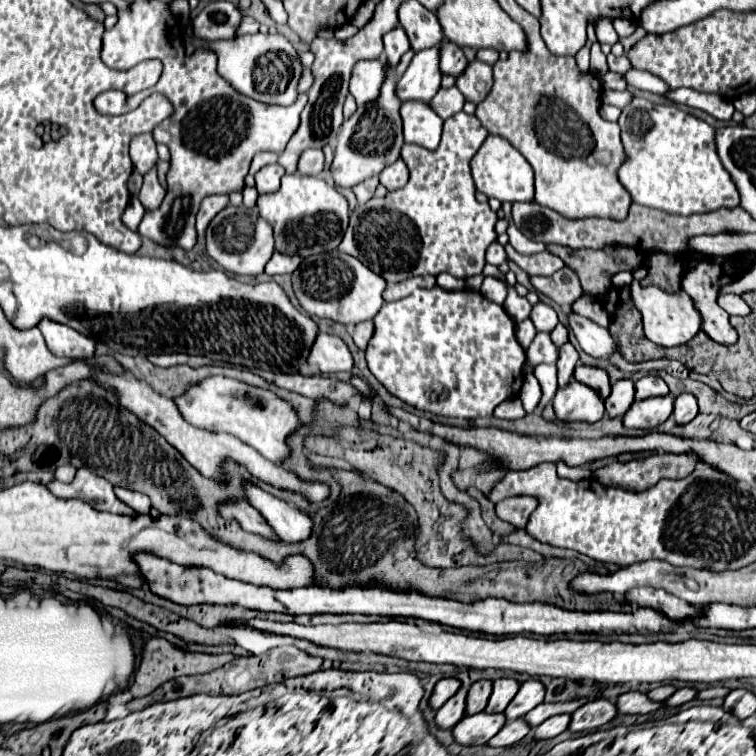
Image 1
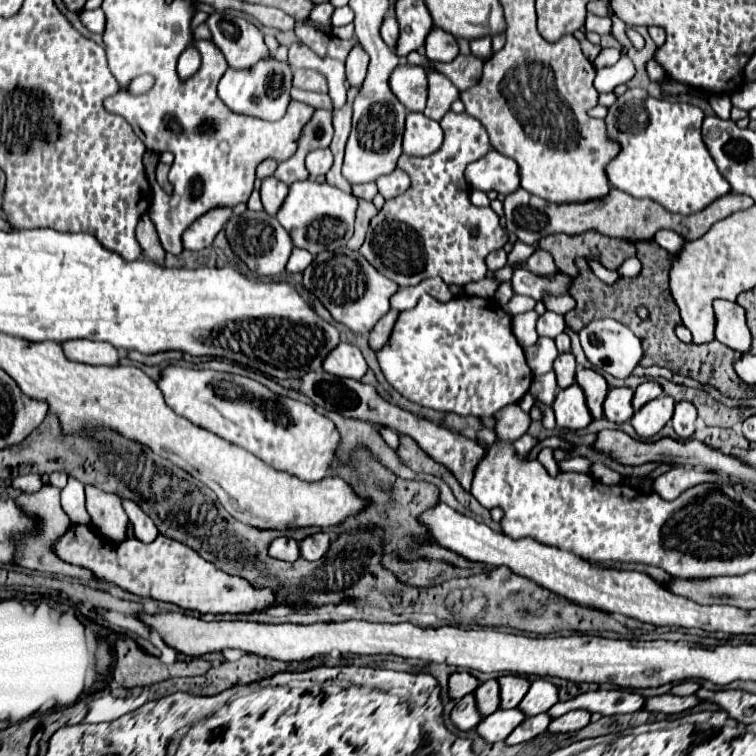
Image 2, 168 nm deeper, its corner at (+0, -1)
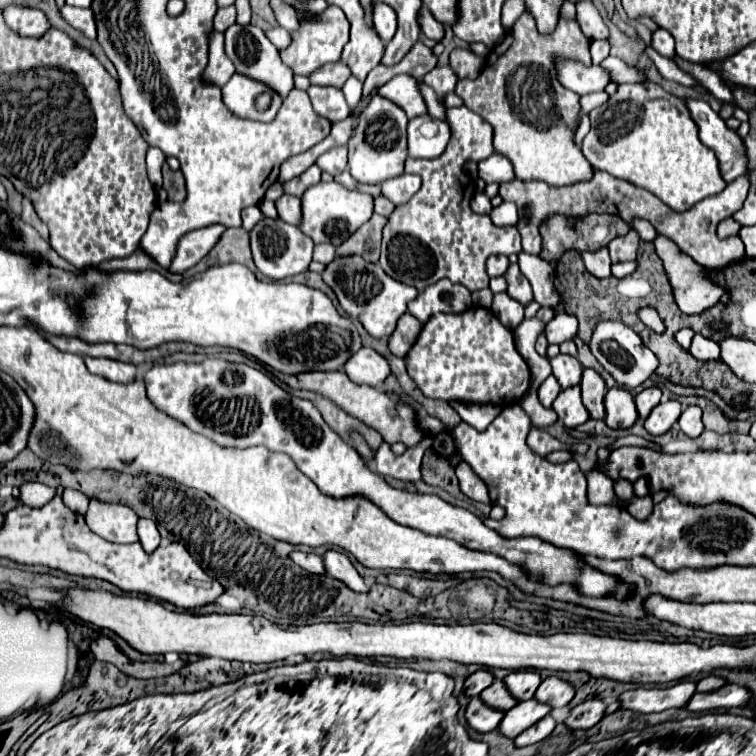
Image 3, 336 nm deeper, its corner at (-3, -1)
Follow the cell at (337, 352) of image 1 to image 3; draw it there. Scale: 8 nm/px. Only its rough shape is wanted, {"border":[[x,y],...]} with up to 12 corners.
{"border":[[366,347],[344,363],[354,383],[378,387],[390,375],[388,361]]}

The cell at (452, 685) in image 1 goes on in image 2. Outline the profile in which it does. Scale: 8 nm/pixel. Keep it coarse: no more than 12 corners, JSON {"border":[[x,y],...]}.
{"border":[[467,671],[453,673],[449,695],[455,701],[473,693],[479,681]]}

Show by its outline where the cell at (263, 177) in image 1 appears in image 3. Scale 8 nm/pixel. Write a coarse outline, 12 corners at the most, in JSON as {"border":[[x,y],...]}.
{"border":[[284,193],[276,199],[282,221],[300,223],[300,199]]}

